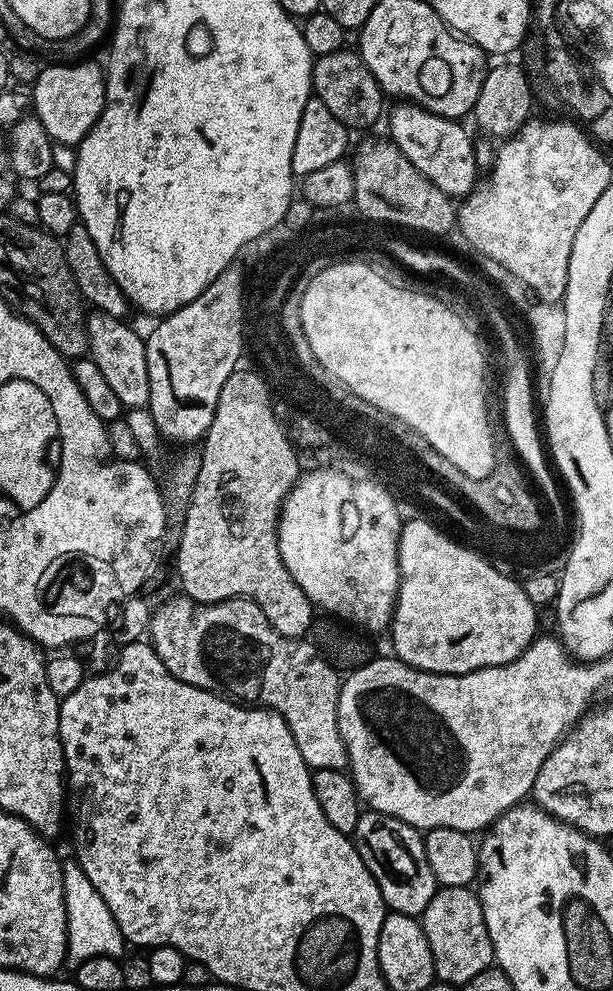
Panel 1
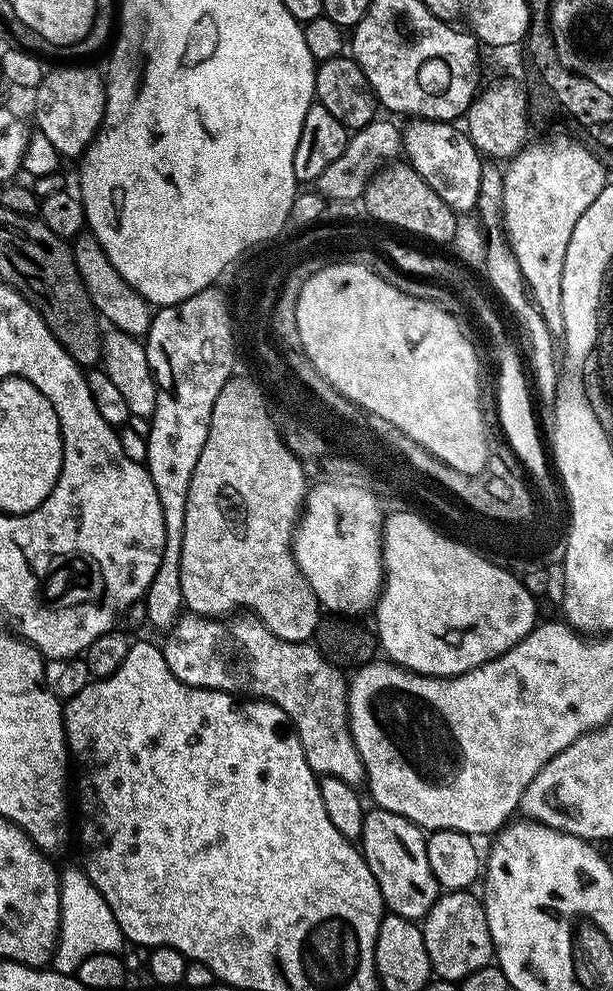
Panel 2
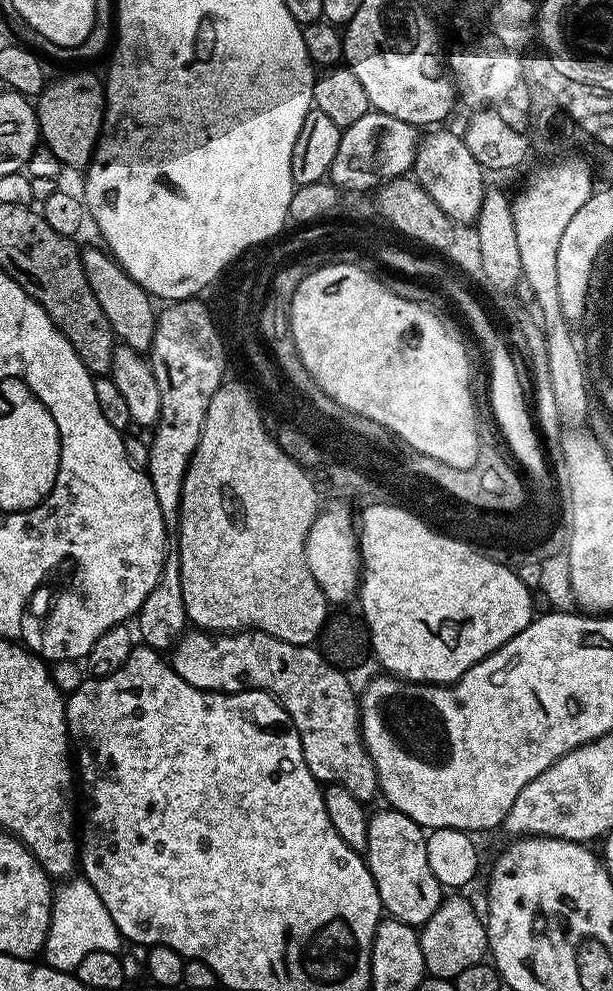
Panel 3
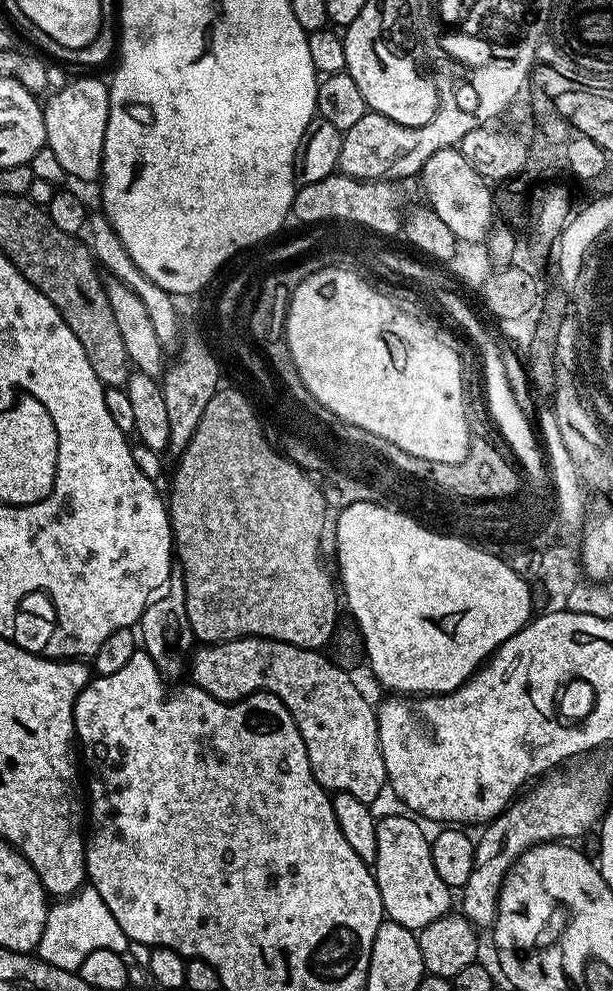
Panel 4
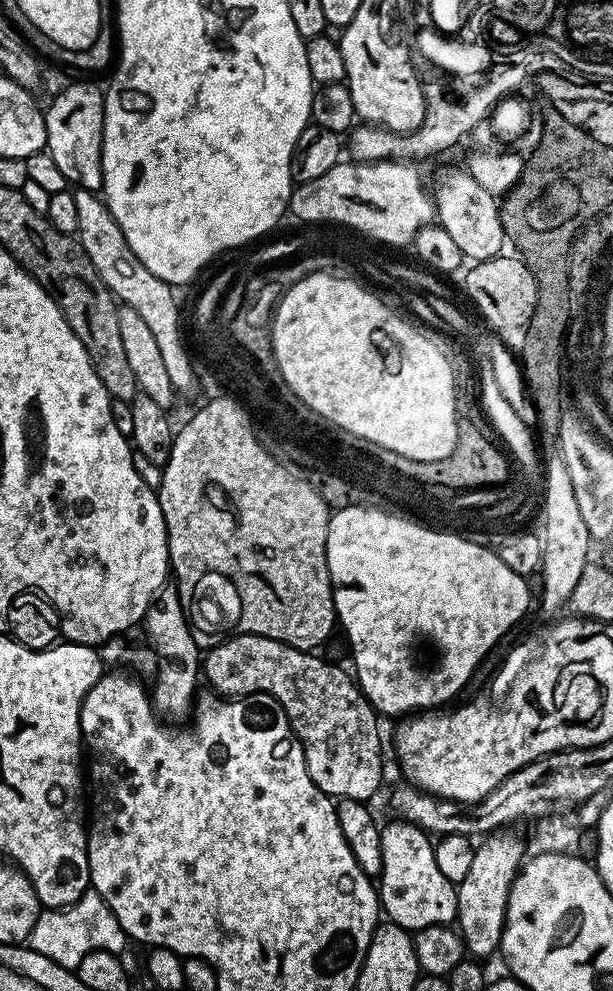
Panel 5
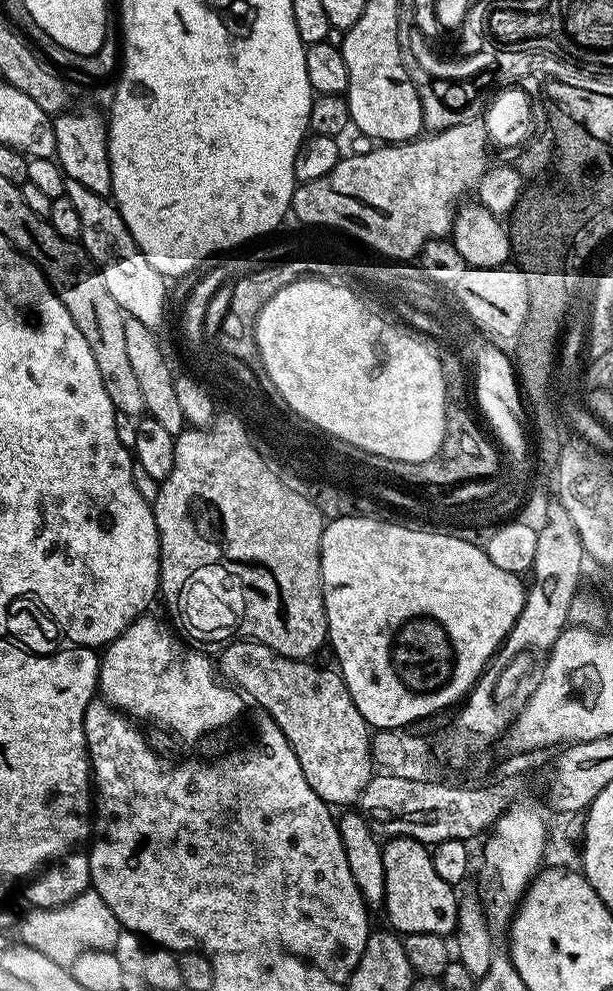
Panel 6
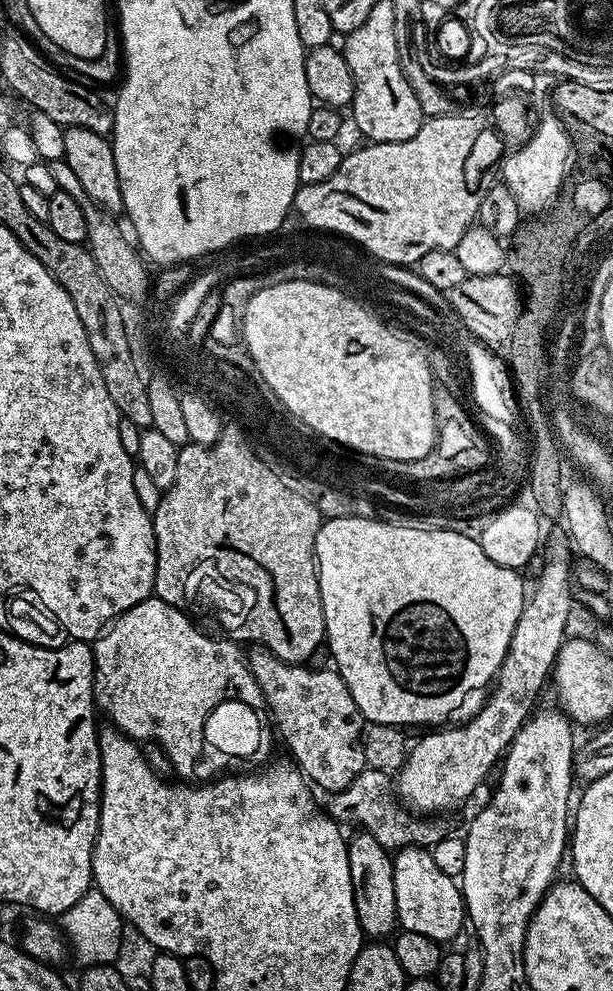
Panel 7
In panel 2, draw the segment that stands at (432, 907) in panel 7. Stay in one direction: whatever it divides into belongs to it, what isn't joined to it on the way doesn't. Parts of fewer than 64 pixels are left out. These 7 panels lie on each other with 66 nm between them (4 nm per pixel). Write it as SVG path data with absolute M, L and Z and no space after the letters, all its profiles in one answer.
M379 806L365 811L362 822L362 834L358 847L364 860L370 866L370 874L378 882L387 911L393 916L407 920L423 921L434 906L438 895L438 885L430 870L430 858L426 858L425 829L393 812L387 812Z

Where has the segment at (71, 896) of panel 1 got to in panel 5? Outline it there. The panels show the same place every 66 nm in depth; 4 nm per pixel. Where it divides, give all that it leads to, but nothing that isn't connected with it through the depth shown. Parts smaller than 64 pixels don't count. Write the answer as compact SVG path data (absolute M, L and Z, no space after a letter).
M94 890L84 893L78 902L68 905L67 908L54 908L41 911L38 922L34 922L34 930L28 935L27 947L34 949L38 954L50 958L58 966L75 970L91 952L123 953L126 937L118 918L106 906L106 902Z

